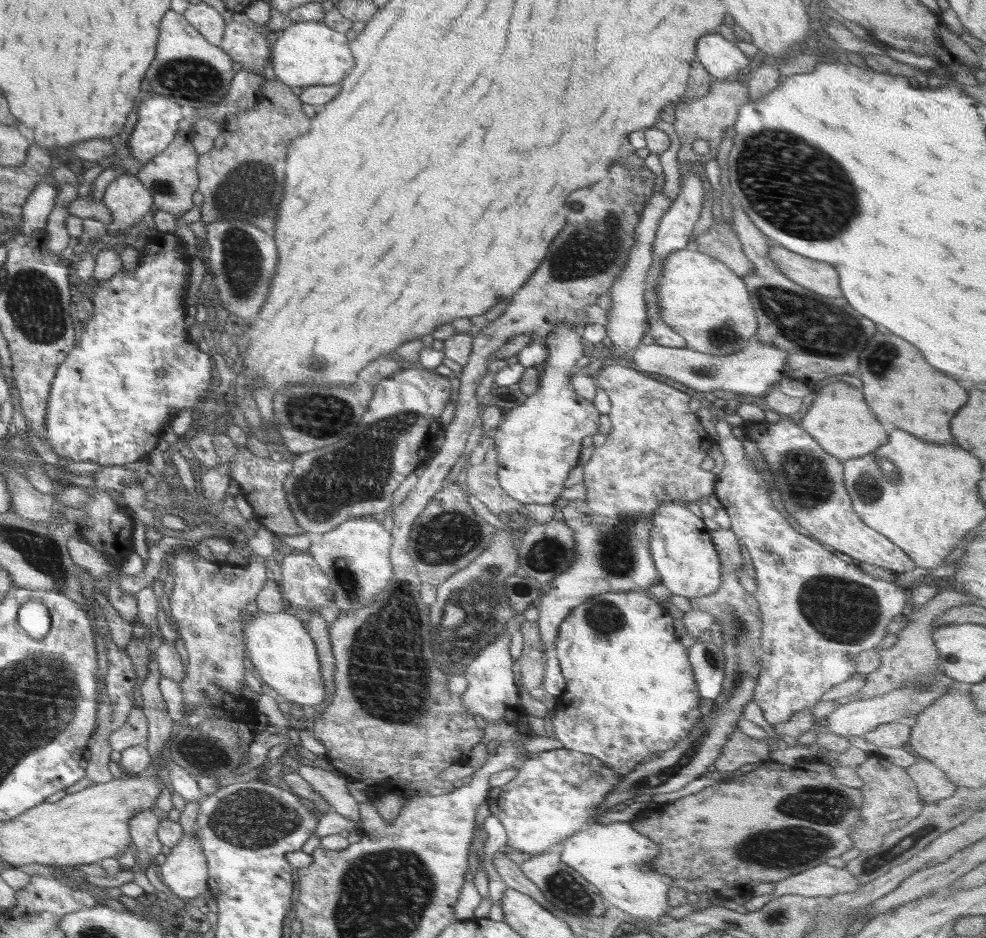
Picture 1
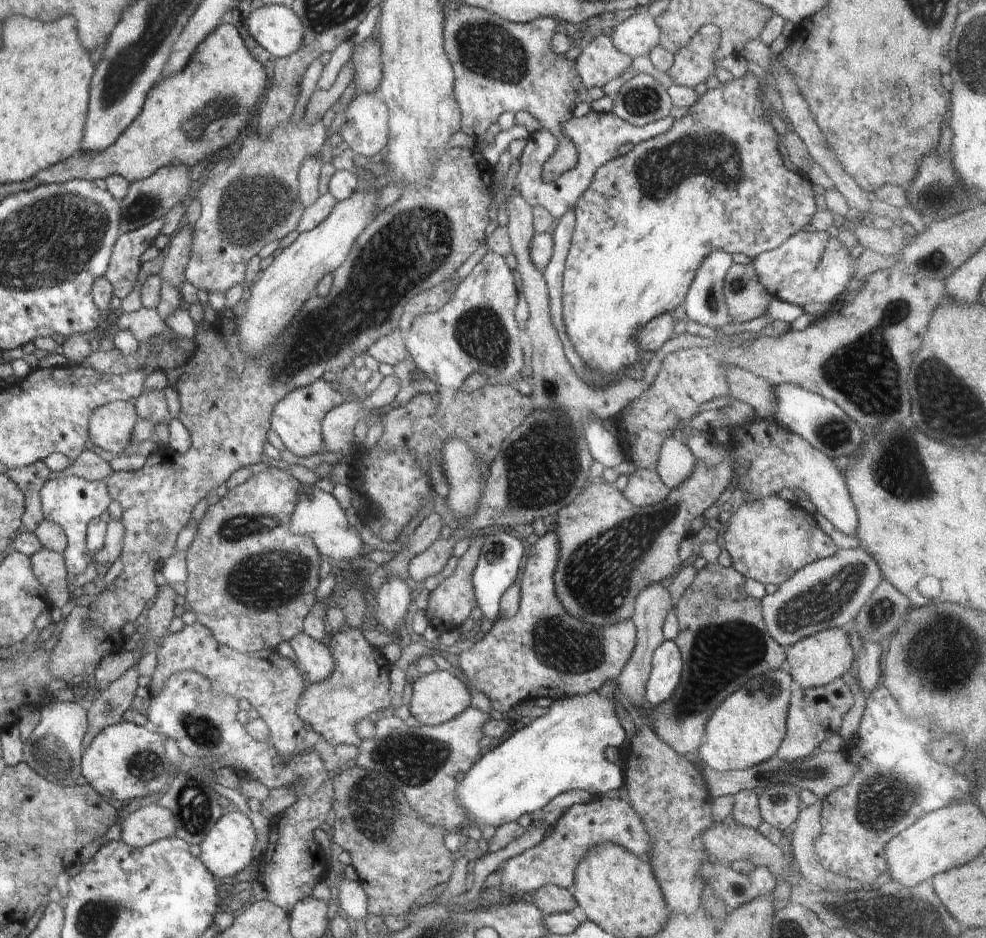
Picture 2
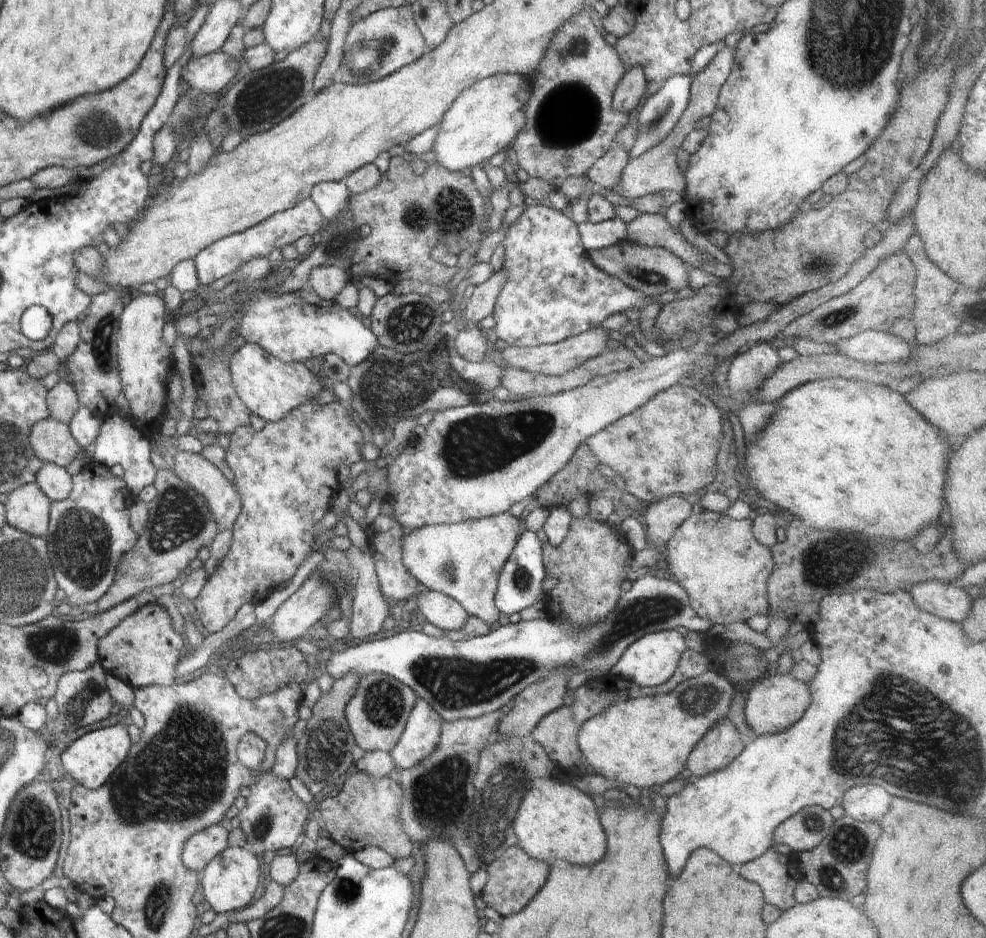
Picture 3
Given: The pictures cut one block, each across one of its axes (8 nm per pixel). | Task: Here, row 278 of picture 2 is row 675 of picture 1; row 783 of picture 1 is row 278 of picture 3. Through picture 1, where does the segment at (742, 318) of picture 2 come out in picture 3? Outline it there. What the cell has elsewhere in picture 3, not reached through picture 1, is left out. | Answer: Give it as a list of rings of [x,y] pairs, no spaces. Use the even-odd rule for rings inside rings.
[[[628,240],[626,243],[590,250],[588,256],[602,272],[616,276],[618,280],[624,282],[626,286],[630,286],[632,290],[638,290],[650,298],[658,298],[670,290],[678,292],[690,284],[692,268],[686,266],[678,256],[674,256],[664,248],[649,247],[646,244],[640,246]]]

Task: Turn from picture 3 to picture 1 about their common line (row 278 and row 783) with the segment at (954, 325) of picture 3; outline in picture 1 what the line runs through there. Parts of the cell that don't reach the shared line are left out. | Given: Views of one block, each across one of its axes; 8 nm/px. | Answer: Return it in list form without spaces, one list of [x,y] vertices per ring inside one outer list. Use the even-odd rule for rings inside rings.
[[[918,757],[912,766],[905,769],[915,782],[924,804],[950,798],[950,795],[954,794],[956,789],[954,783],[946,780],[946,774],[932,762],[928,762],[924,758],[920,760]]]

